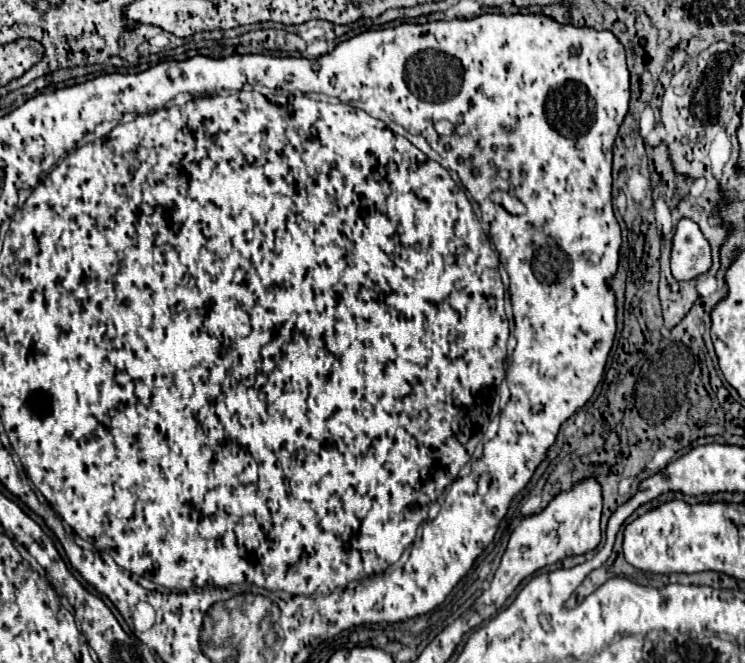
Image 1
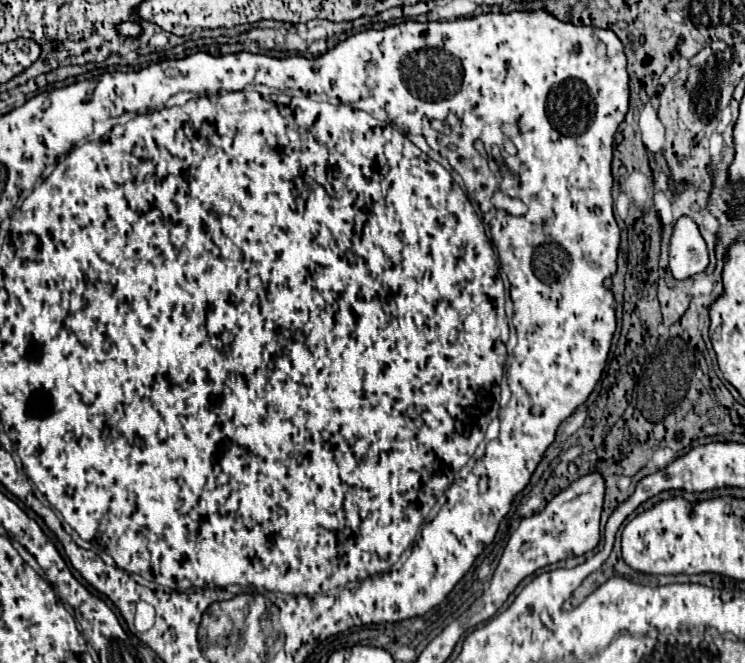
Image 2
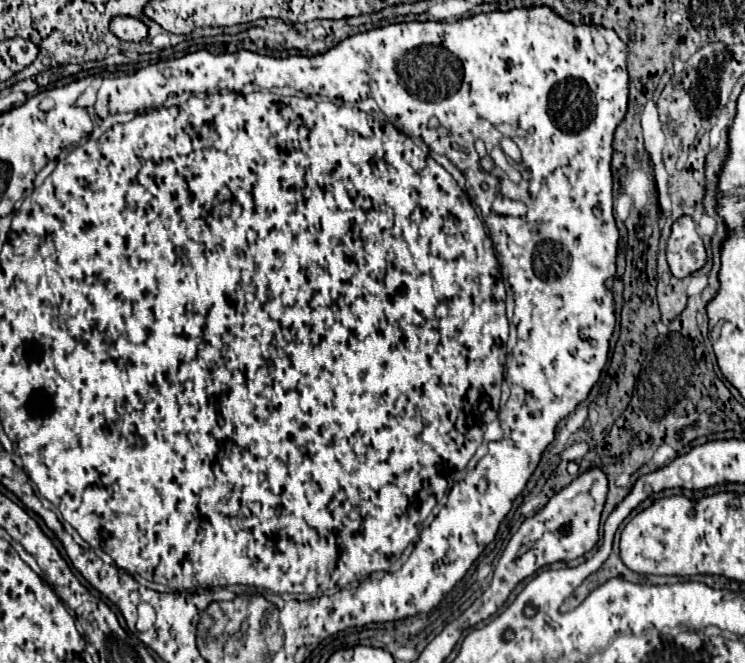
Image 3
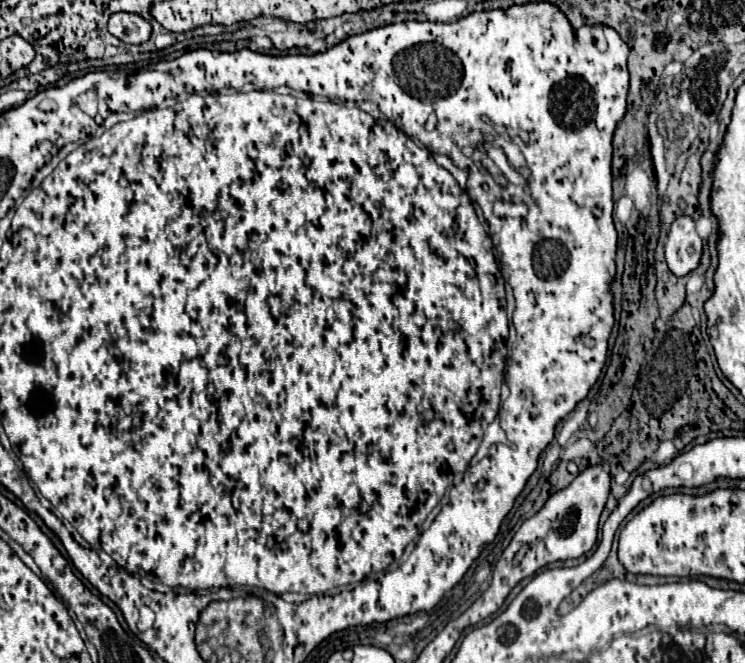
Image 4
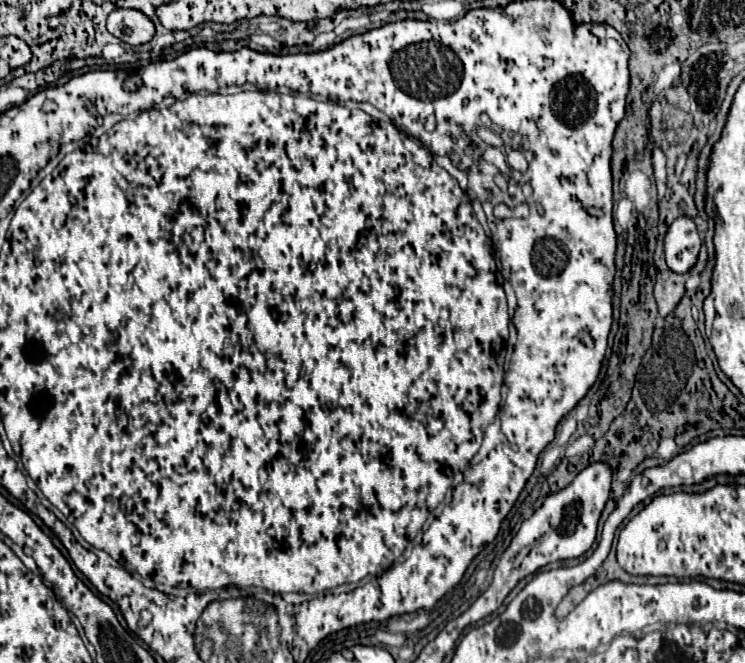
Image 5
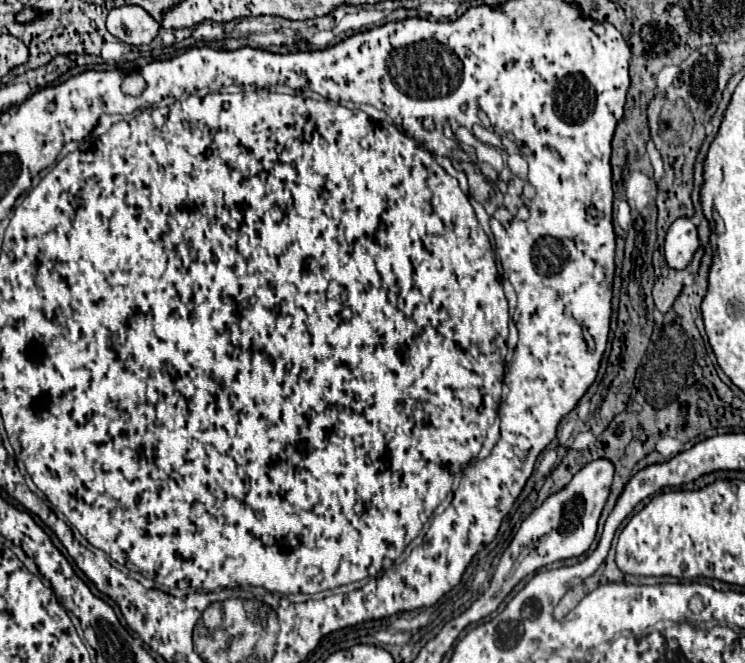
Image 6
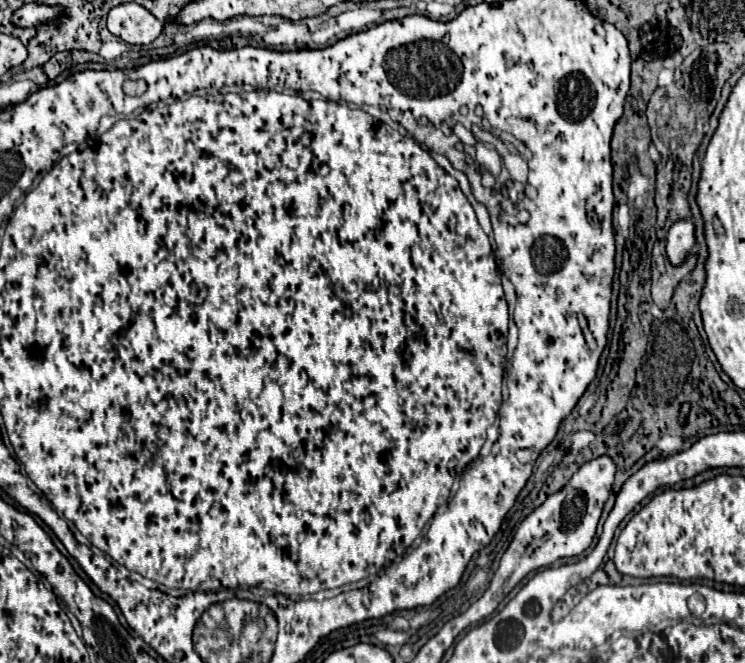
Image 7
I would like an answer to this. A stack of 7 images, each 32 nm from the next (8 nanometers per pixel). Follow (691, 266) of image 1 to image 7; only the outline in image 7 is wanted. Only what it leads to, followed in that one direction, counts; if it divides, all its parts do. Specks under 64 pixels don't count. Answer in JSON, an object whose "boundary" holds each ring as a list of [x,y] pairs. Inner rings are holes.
{"boundary":[[[678,220],[668,234],[668,244],[666,244],[666,252],[672,264],[680,264],[686,256],[688,250],[696,246],[696,238],[694,238],[694,224],[688,220]]]}

